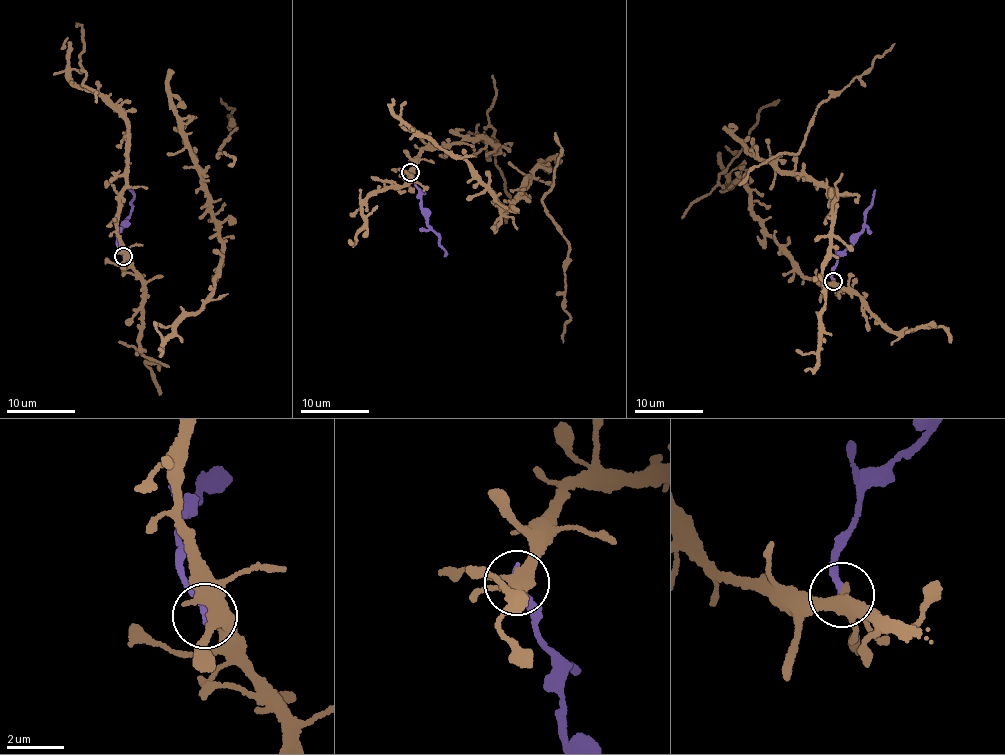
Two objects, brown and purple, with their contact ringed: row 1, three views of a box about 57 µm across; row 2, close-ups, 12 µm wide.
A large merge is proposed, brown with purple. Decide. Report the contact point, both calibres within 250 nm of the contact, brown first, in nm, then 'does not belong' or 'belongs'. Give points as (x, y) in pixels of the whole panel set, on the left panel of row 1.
(123, 256) | 280/240 nm | does not belong

